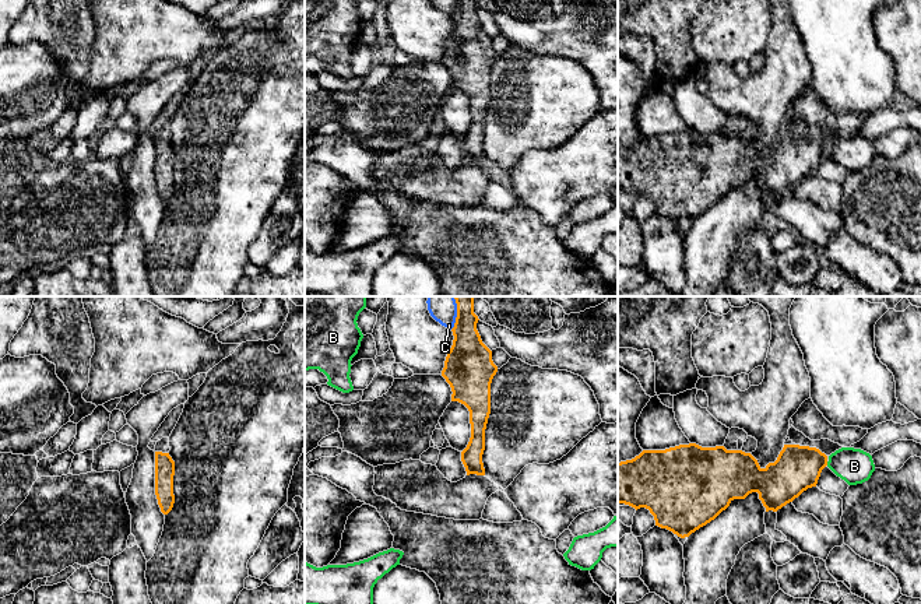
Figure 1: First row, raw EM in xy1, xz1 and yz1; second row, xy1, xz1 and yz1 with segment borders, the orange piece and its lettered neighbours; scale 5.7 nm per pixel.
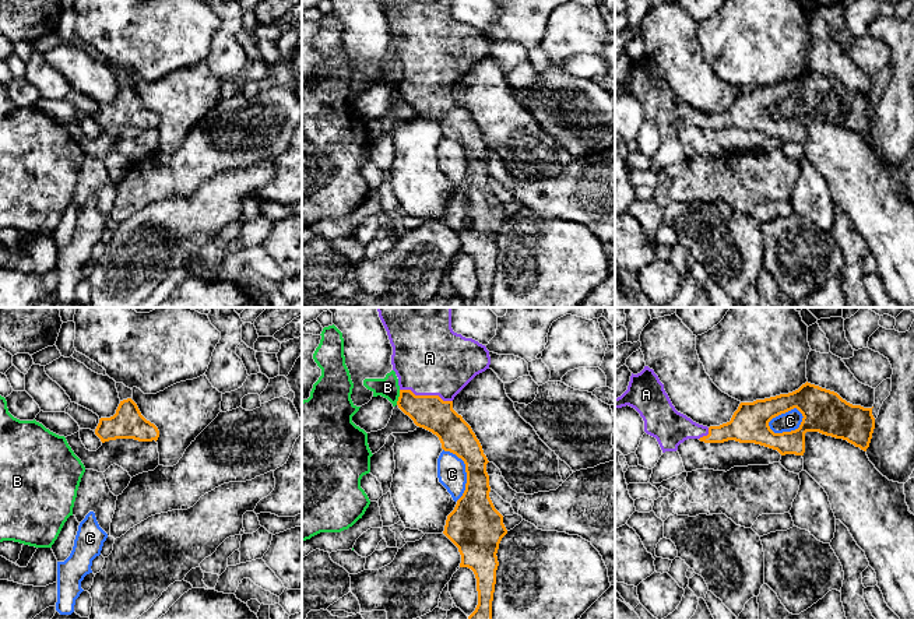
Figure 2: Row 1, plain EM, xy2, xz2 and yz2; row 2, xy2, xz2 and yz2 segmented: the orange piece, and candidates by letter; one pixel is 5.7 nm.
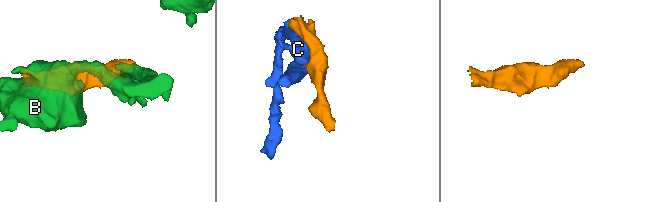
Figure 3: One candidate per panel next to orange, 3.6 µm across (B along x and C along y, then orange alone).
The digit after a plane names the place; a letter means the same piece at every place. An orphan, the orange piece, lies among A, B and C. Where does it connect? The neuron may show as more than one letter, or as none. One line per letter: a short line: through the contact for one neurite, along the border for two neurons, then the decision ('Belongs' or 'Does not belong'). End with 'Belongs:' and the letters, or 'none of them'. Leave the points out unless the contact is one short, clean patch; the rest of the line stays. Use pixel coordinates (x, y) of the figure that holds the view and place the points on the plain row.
A: Belongs
B: Does not belong
C: Does not belong
Belongs: A

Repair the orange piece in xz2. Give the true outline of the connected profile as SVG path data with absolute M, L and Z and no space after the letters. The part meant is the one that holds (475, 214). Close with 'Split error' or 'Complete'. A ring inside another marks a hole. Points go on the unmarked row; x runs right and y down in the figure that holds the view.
M379 0L393 34L391 52L398 64L400 84L398 95L408 102L414 110L436 122L444 138L450 138L465 151L467 170L463 183L457 187L454 197L447 203L443 221L458 235L461 242L460 254L468 254L477 265L478 292L468 307L492 307L492 288L496 271L498 236L502 225L507 221L503 203L495 196L489 179L489 162L482 133L471 113L453 96L454 84L479 60L489 56L491 43L485 32L472 25L465 25L451 15L451 0Z. Split error

